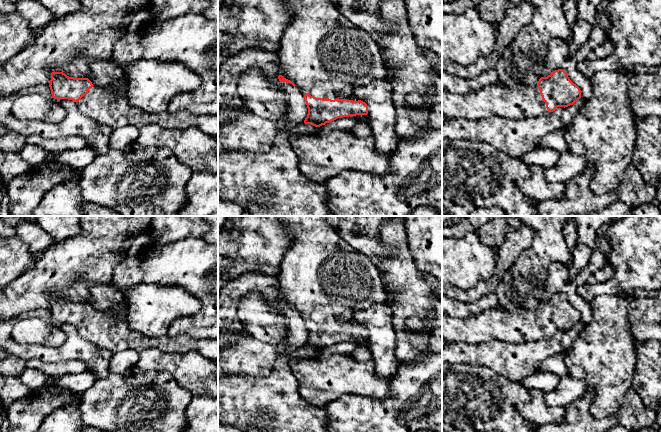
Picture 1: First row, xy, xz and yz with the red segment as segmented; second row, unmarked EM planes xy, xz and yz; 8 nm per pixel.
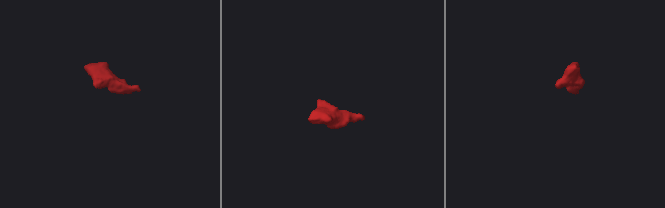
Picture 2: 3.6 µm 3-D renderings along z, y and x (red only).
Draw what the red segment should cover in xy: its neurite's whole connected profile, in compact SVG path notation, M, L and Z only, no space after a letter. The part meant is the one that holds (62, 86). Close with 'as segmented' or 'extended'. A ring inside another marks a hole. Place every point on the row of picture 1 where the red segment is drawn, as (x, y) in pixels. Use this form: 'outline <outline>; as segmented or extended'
outline M52 72L50 90L55 99L68 99L77 103L79 111L96 122L113 129L133 125L137 128L149 124L159 124L168 129L185 129L189 127L199 128L203 133L218 138L218 115L195 115L187 110L180 110L177 113L167 111L158 114L144 111L133 106L128 99L128 81L120 80L110 86L95 86L88 78L69 77L63 72Z; extended

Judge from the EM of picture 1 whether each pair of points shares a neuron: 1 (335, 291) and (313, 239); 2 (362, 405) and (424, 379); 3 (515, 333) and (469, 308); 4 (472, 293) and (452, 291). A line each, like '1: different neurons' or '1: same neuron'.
1: same neuron
2: same neuron
3: different neurons
4: same neuron

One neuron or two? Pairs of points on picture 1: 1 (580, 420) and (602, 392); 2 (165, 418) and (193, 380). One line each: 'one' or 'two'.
1: two
2: two

